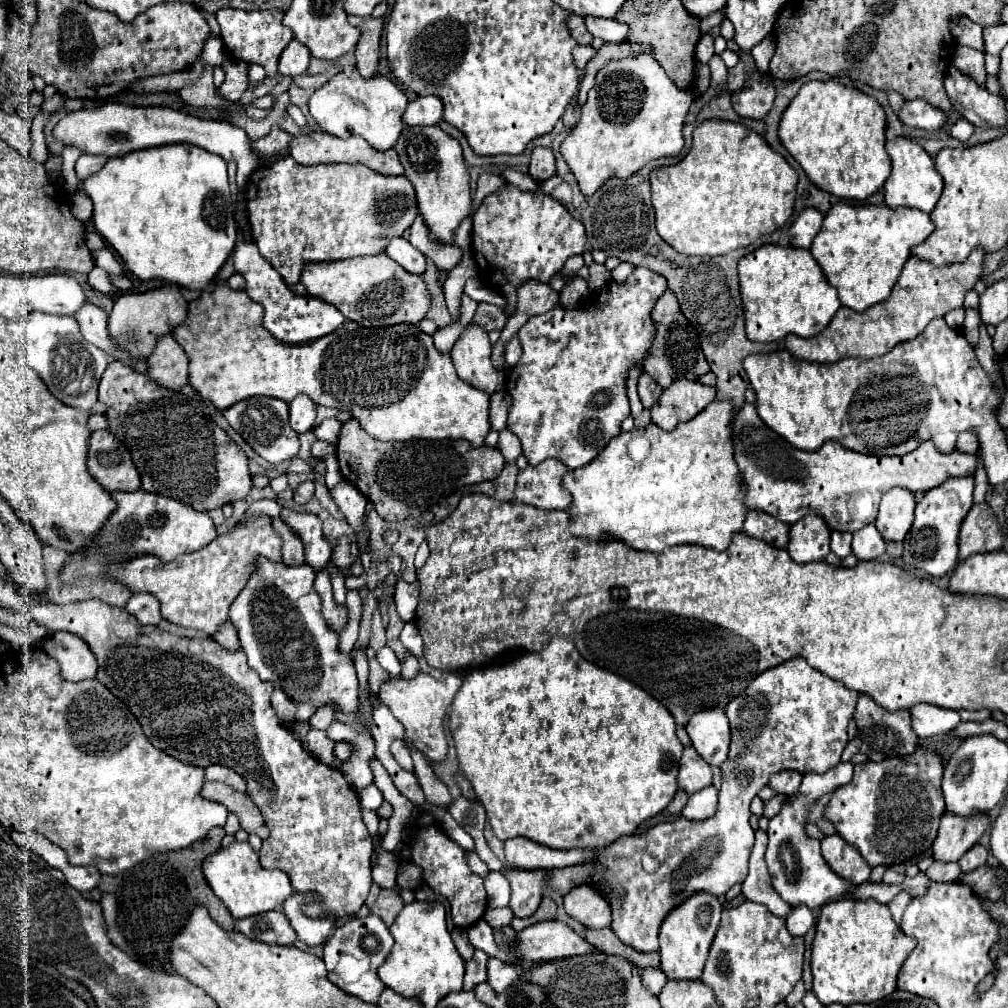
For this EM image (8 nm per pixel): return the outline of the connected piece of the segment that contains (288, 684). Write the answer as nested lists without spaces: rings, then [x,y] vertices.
[[[256,558],[254,574],[248,578],[246,586],[242,588],[242,592],[238,594],[238,598],[234,598],[230,606],[230,622],[238,632],[242,650],[248,656],[248,666],[254,668],[262,680],[270,680],[276,686],[284,688],[284,692],[296,702],[310,698],[316,704],[316,708],[332,700],[342,710],[338,716],[340,722],[360,724],[356,670],[350,662],[350,656],[338,652],[338,636],[332,634],[332,630],[322,618],[320,596],[312,588],[314,576],[316,572],[308,564],[288,568],[284,562],[270,562],[268,558]]]

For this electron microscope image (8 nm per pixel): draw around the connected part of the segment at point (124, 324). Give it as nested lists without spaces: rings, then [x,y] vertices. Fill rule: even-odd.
[[[166,284],[156,290],[148,290],[144,294],[122,294],[116,298],[114,308],[108,318],[110,334],[114,340],[124,346],[134,358],[142,356],[148,358],[156,346],[156,338],[162,334],[170,334],[174,326],[180,326],[186,320],[186,306],[188,302],[180,294],[180,286]]]

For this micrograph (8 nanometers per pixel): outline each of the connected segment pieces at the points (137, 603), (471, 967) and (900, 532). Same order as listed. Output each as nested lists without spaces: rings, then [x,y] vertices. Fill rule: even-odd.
[[[146,592],[132,594],[132,598],[126,604],[126,610],[130,614],[134,614],[136,620],[142,622],[142,626],[146,626],[146,624],[154,624],[156,626],[162,620],[158,598],[154,598],[152,594],[146,594]]]
[[[476,950],[472,960],[466,962],[466,974],[464,974],[464,990],[474,990],[474,986],[486,982],[486,964],[488,954],[482,950]]]
[[[894,488],[882,496],[880,512],[876,518],[876,528],[884,540],[902,540],[914,520],[916,498],[910,490]]]

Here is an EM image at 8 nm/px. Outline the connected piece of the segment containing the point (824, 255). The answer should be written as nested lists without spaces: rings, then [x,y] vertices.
[[[836,204],[828,210],[820,232],[812,242],[812,256],[820,264],[826,280],[838,290],[838,298],[852,310],[866,310],[886,300],[896,284],[912,246],[924,242],[934,232],[926,212],[876,204]]]

